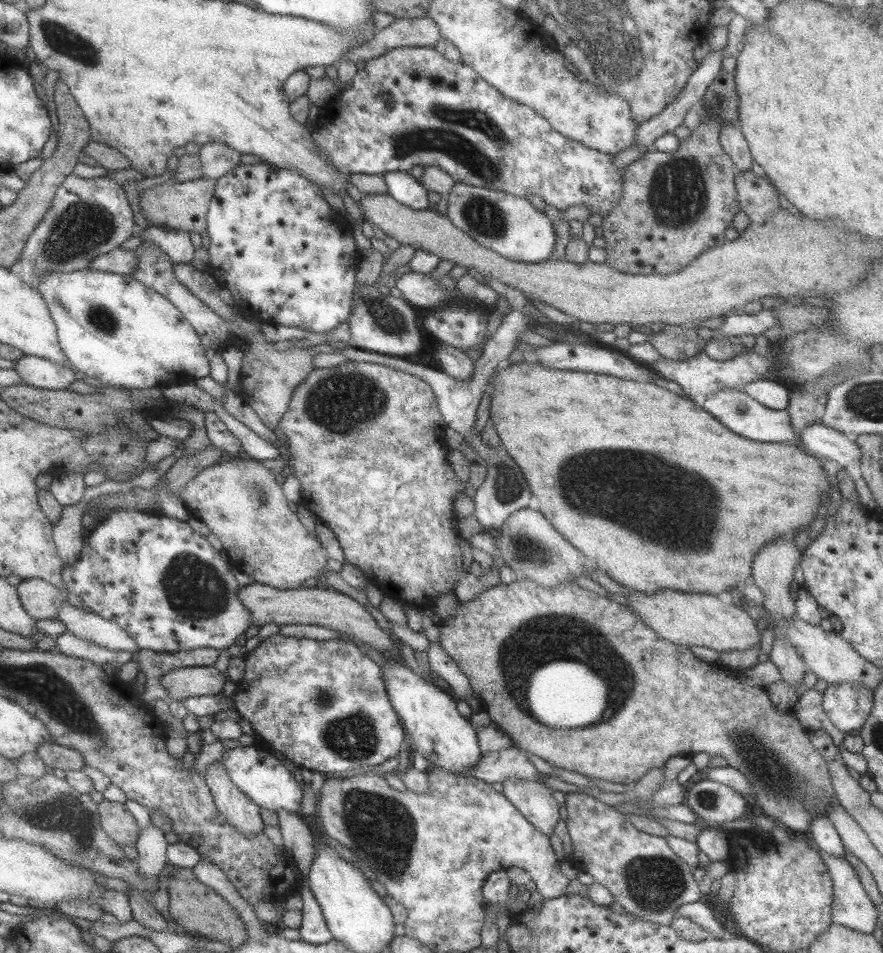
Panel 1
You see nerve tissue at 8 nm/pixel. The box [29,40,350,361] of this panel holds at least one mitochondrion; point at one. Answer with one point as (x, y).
(77, 232)

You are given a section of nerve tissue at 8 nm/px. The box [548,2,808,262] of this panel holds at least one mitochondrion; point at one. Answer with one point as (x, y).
(677, 194)

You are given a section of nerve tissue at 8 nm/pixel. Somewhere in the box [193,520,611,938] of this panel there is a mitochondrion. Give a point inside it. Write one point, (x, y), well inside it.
(385, 830)

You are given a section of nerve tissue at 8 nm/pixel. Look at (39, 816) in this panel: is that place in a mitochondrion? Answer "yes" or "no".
no

